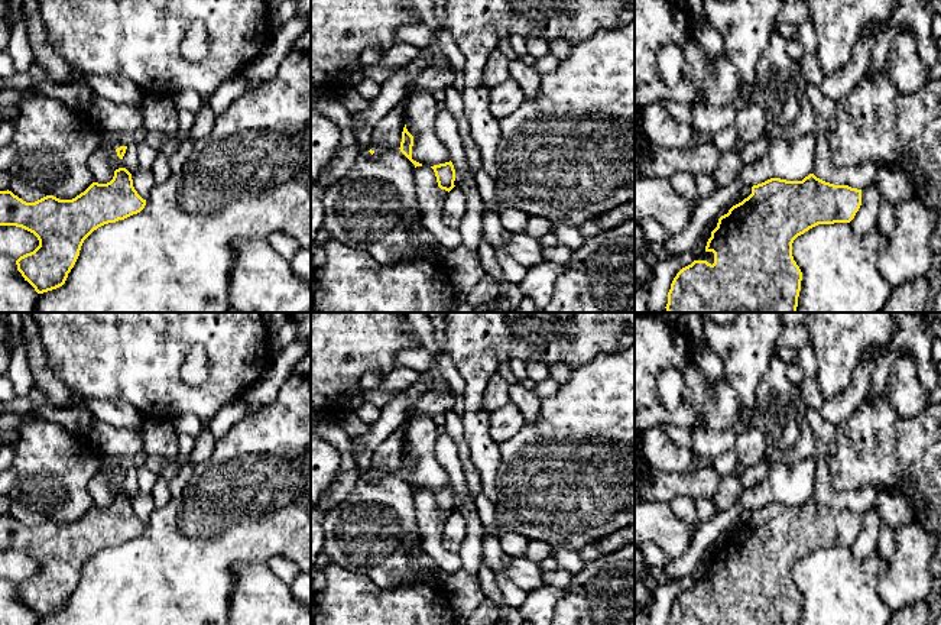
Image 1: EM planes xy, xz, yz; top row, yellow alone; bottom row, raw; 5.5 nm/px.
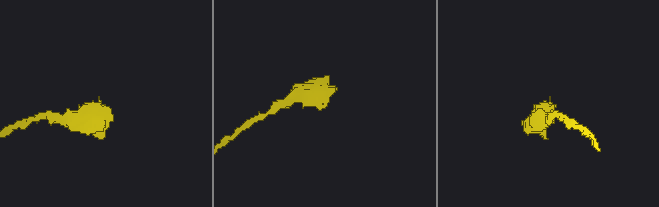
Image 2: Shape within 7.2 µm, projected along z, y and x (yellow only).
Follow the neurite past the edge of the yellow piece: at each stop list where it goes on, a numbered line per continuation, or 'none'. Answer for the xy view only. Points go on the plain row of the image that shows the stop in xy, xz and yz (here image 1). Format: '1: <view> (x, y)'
none

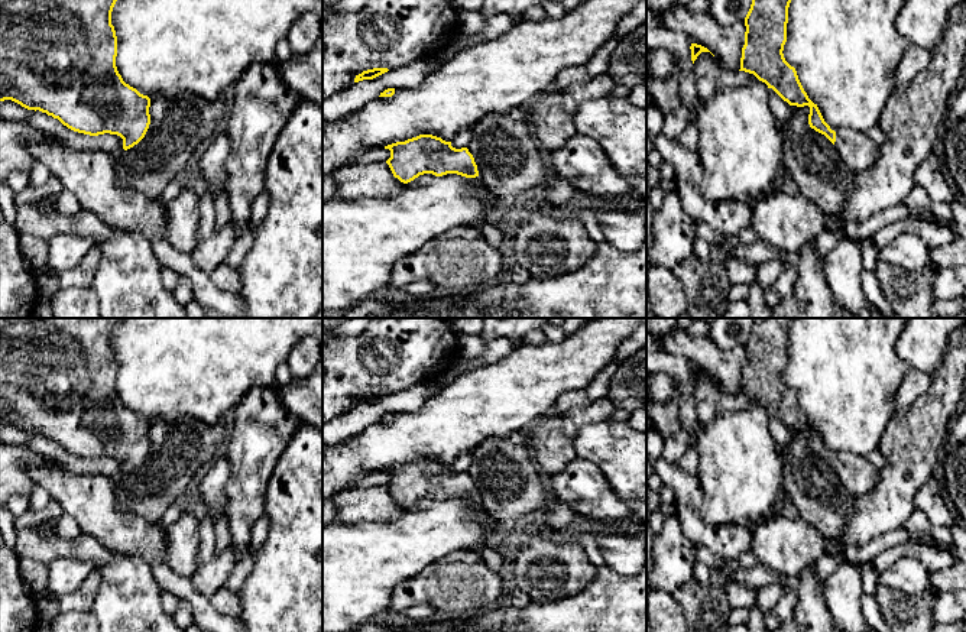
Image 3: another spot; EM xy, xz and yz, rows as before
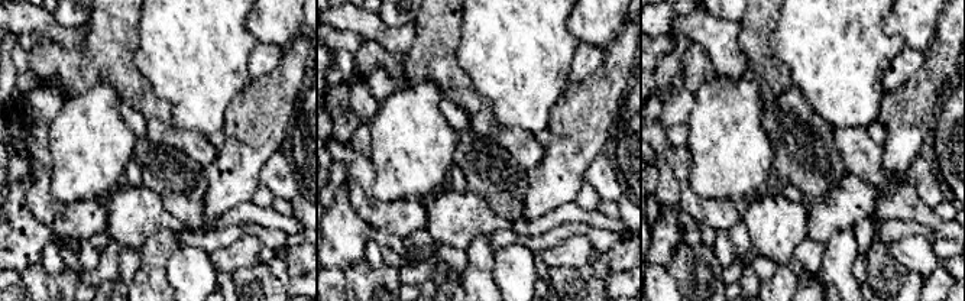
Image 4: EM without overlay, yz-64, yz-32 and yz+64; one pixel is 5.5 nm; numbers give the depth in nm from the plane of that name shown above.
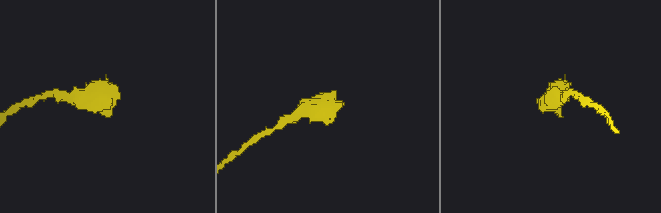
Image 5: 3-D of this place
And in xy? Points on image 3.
none

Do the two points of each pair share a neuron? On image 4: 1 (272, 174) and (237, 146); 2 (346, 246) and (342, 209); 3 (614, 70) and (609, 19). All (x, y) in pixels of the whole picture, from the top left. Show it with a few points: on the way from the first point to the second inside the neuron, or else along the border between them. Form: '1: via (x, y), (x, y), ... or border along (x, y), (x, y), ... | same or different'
1: border along (279, 148), (264, 165), (259, 184) | different
2: via (343, 238), (342, 217) | same
3: border along (625, 18), (617, 36), (604, 49) | different

